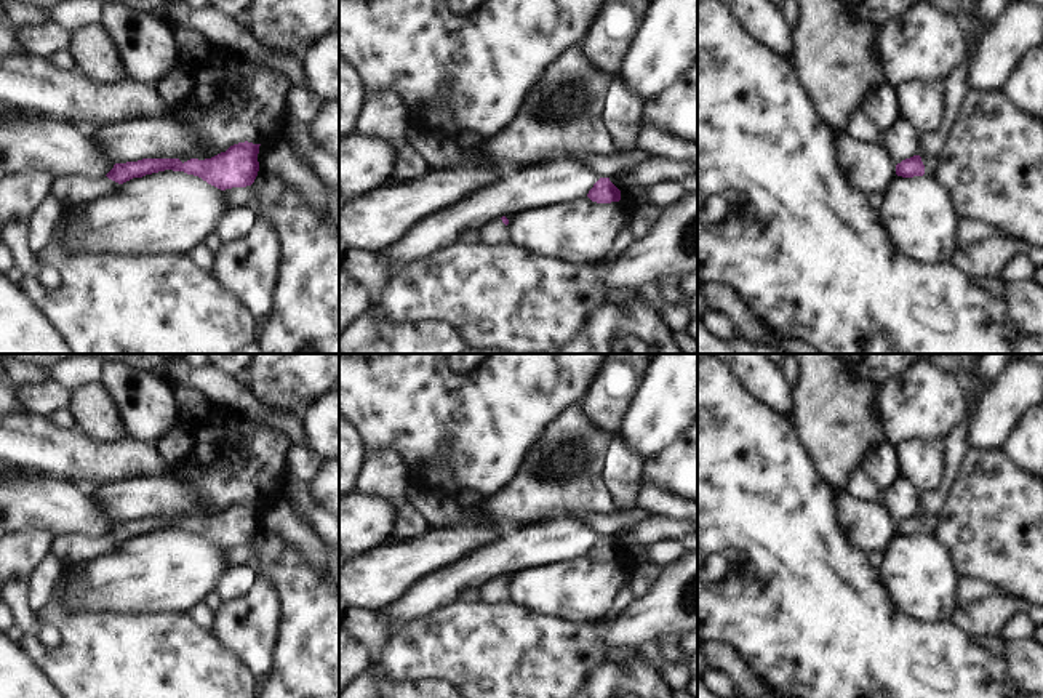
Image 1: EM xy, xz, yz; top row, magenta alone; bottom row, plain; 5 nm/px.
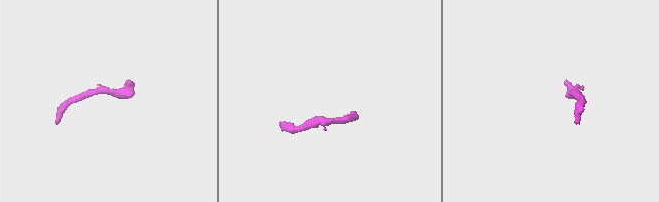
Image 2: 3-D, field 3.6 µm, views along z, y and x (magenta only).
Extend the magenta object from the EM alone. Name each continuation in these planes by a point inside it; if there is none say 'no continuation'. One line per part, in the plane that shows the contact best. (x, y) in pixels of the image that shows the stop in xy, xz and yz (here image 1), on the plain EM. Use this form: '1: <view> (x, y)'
1: xz (495, 589)

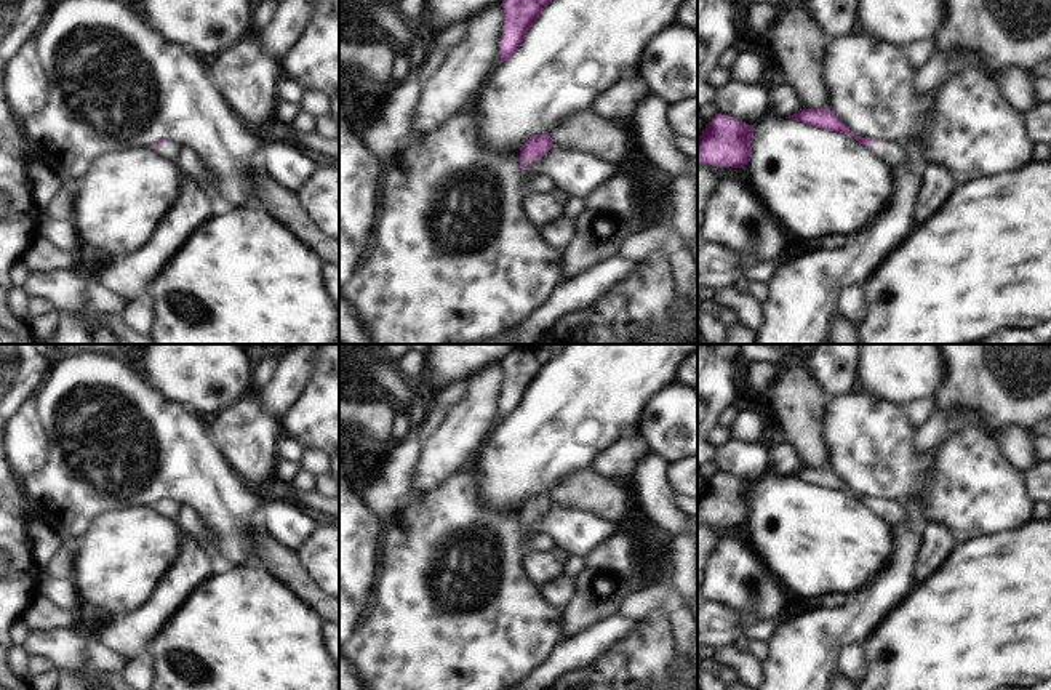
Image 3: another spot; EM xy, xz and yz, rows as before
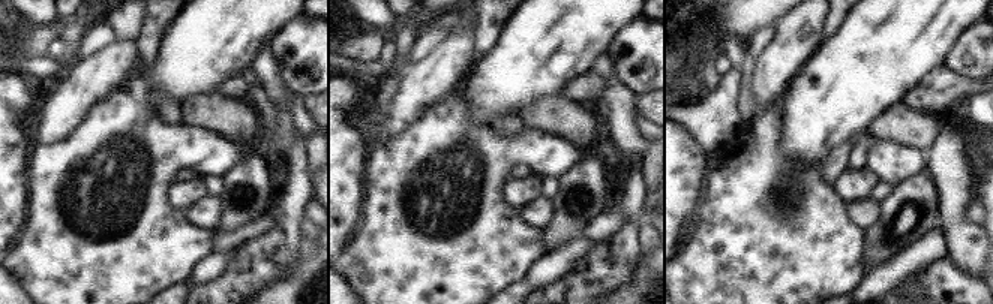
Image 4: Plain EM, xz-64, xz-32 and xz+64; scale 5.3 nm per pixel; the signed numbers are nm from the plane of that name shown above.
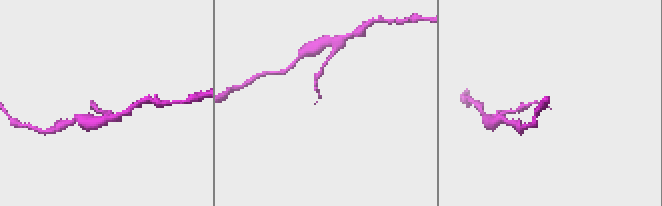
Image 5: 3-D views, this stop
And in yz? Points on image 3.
1: yz (898, 514)

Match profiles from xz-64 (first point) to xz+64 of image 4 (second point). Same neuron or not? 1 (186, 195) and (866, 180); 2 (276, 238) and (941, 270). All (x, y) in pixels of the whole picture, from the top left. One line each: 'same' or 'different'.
1: same
2: same

